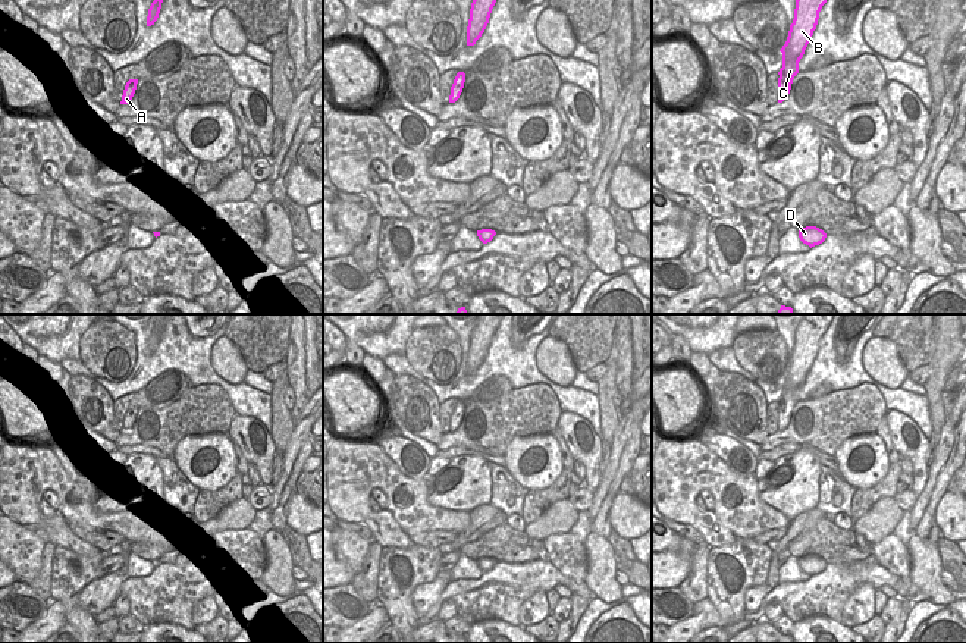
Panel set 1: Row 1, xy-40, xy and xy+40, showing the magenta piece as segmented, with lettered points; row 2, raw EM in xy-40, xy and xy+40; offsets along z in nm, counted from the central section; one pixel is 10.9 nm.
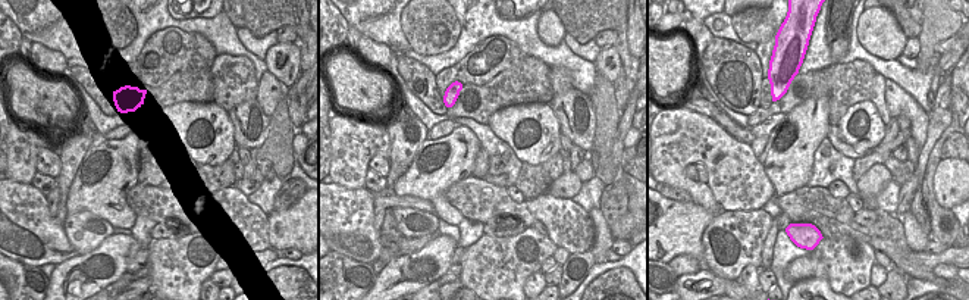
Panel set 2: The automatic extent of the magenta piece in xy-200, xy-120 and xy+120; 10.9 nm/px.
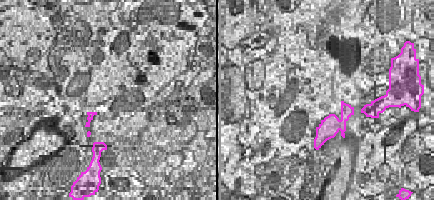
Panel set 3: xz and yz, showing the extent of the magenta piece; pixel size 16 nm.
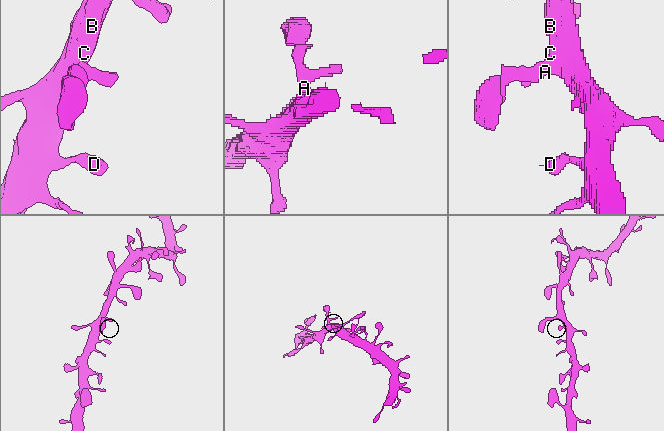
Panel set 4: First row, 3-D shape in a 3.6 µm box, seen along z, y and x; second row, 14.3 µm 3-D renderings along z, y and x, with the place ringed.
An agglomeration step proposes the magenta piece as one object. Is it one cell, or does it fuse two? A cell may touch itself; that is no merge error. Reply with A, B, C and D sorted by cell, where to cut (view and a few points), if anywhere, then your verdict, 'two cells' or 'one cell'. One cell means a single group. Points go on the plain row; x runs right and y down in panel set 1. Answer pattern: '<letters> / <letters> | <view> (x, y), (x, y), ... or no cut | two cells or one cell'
A B C D | no cut | one cell

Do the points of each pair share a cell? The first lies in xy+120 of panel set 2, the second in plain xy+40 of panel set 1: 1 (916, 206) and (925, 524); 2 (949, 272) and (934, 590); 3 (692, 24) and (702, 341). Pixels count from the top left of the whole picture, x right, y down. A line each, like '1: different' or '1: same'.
1: same
2: same
3: different

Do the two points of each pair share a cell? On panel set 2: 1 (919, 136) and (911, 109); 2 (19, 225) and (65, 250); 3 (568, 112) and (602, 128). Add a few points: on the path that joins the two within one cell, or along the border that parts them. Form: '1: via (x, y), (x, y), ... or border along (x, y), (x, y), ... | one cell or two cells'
1: via (918, 130), (916, 115) | one cell
2: via (31, 236), (53, 246) | one cell
3: border along (595, 108), (595, 138), (593, 146), (586, 153) | two cells

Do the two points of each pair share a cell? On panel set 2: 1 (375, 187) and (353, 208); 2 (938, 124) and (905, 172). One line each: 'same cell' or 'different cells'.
1: different cells
2: different cells

